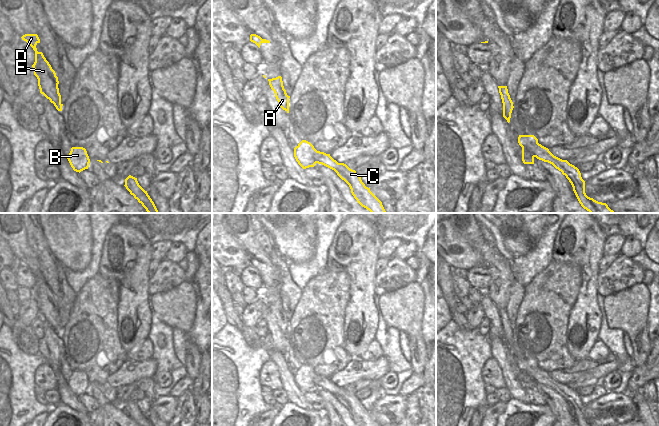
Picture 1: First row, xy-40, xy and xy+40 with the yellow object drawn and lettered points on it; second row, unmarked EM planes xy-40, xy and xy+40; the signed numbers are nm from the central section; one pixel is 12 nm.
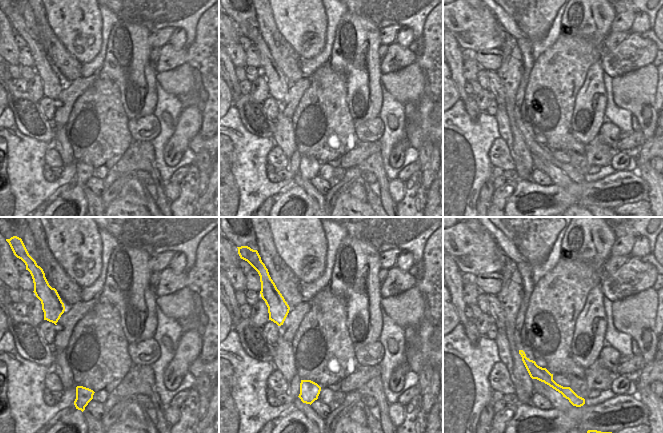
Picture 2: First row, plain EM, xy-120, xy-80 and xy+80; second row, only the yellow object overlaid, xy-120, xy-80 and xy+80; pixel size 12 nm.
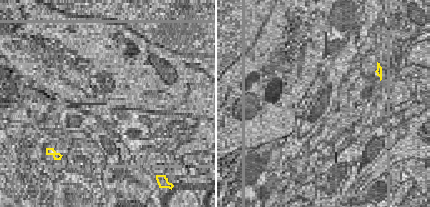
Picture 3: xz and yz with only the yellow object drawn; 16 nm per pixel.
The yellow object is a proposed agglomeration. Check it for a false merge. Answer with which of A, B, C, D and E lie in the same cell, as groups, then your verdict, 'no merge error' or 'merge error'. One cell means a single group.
A B C D E | no merge error

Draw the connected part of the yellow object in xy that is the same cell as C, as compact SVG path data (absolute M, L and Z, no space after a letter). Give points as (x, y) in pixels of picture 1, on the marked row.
M302 140L294 148L294 157L303 169L314 167L318 163L334 170L349 185L352 195L362 207L371 213L386 213L382 202L370 191L370 188L365 186L361 176L346 164L338 163L330 154L317 151L310 142Z

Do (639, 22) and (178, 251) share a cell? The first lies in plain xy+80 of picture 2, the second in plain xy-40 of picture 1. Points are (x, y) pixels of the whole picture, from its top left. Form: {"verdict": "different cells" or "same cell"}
{"verdict": "same cell"}

